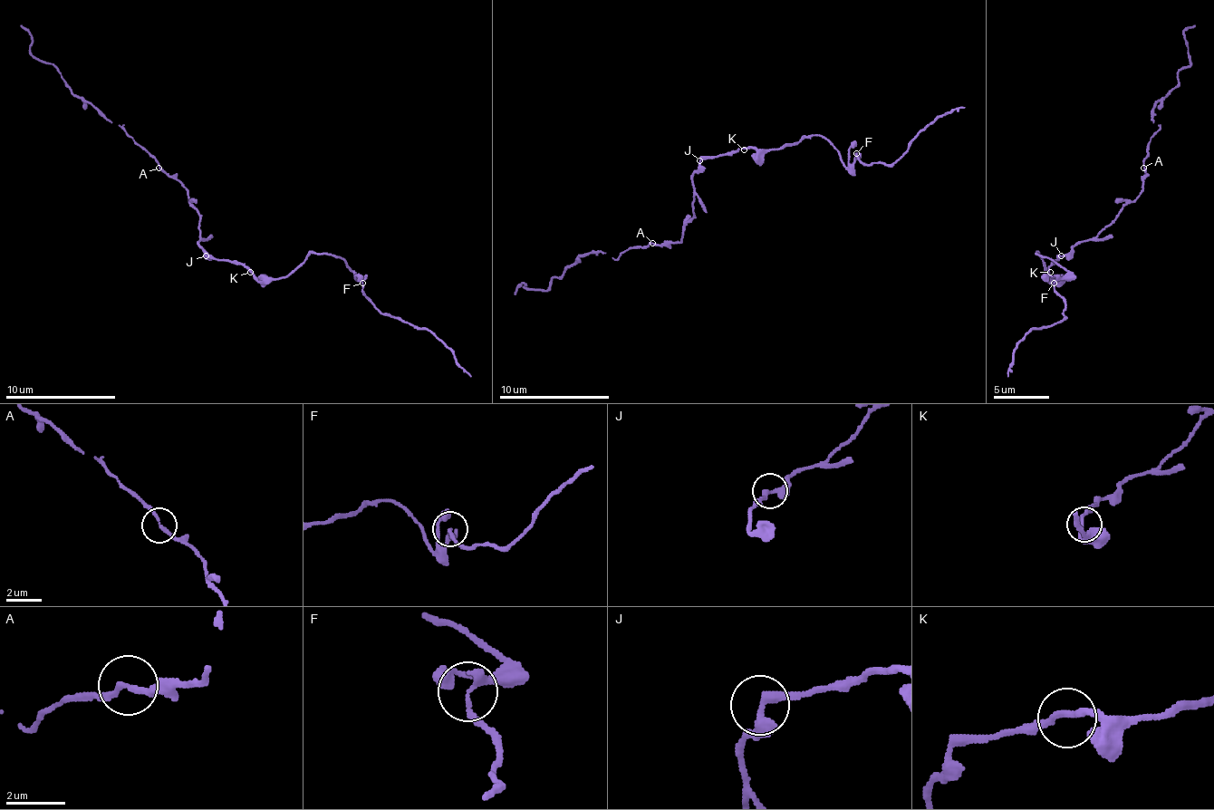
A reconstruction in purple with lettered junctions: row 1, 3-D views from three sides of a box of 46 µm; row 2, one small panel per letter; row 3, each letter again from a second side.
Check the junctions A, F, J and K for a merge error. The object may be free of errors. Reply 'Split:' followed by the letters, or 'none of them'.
Split: none of them

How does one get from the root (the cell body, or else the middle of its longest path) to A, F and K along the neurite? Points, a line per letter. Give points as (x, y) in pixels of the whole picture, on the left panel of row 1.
A: (208, 255), (200, 247), (200, 214), (191, 206), (188, 192), (158, 167)
F: (208, 255), (238, 261), (258, 277), (288, 277), (313, 253), (330, 253), (338, 255), (363, 283)
K: (208, 255), (238, 261), (250, 272)

